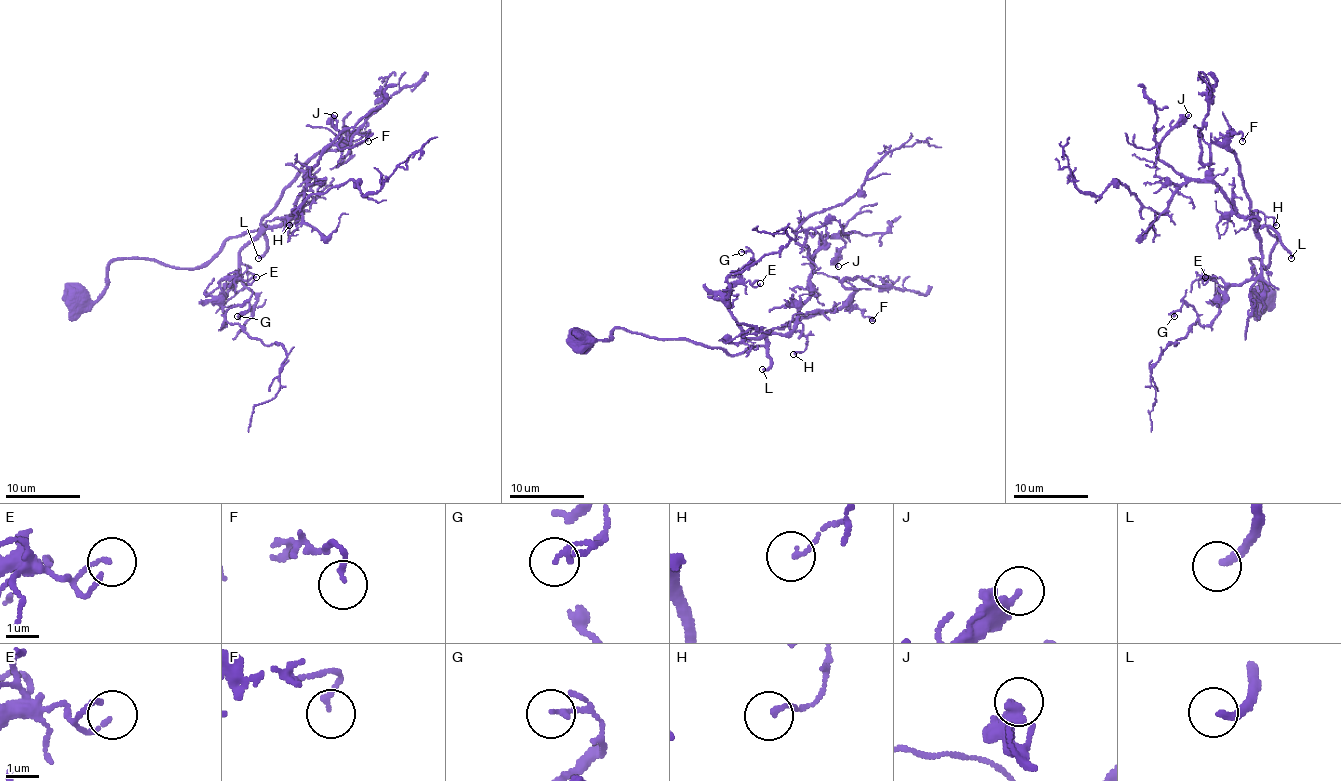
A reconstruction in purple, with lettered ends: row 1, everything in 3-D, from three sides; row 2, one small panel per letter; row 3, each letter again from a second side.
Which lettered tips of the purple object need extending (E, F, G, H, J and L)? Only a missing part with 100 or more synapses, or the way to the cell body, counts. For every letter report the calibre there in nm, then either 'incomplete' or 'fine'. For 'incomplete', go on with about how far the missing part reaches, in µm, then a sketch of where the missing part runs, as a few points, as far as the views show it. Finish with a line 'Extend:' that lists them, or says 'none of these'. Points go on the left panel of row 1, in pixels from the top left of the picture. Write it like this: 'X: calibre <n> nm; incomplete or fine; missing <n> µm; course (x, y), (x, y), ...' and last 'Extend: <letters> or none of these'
E: calibre 110 nm; fine
F: calibre 130 nm; fine
G: calibre 150 nm; fine
H: calibre 130 nm; fine
J: calibre 220 nm; fine
L: calibre 240 nm; incomplete; missing 45 µm; course (258, 258), (211, 267), (195, 280), (191, 290), (204, 284), (204, 312), (152, 347), (124, 399), (131, 392)
Extend: L

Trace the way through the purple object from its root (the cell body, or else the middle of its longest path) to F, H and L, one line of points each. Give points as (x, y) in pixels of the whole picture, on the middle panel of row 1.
F: (581, 335), (609, 339), (624, 328), (741, 354), (762, 346), (773, 328), (825, 311), (855, 307), (872, 320)
H: (581, 335), (609, 339), (615, 328), (624, 328), (741, 354), (793, 330), (807, 339), (807, 348), (793, 354)
L: (581, 335), (609, 339), (615, 328), (624, 328), (728, 354), (764, 346), (769, 365), (762, 369)

